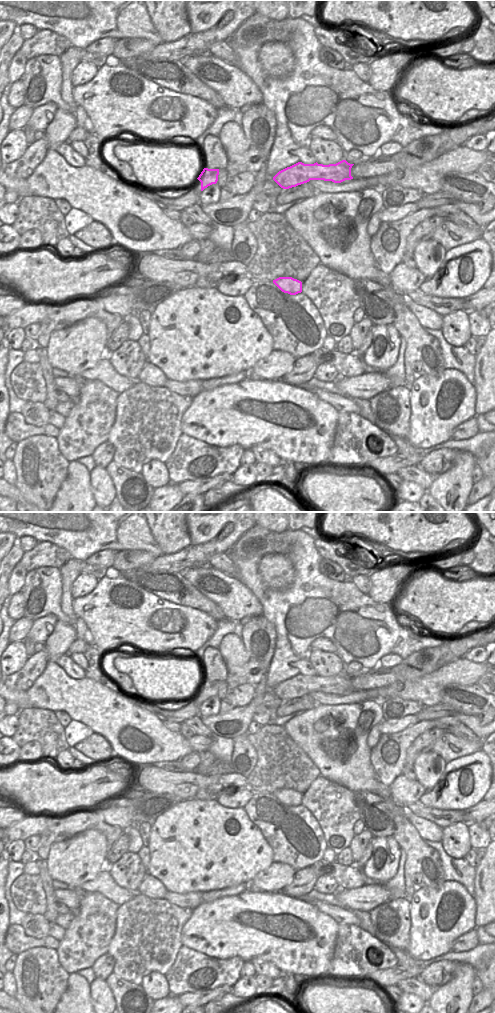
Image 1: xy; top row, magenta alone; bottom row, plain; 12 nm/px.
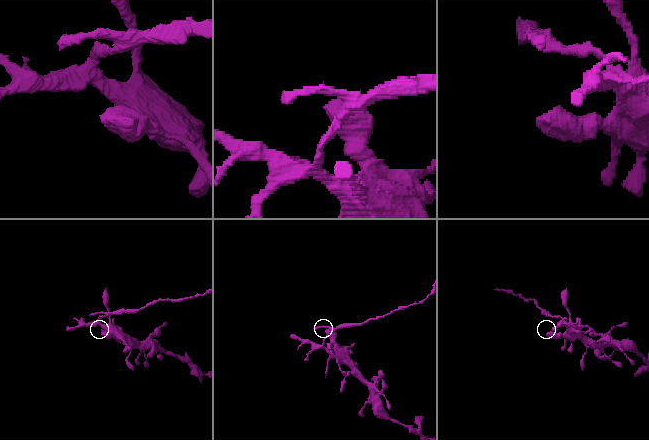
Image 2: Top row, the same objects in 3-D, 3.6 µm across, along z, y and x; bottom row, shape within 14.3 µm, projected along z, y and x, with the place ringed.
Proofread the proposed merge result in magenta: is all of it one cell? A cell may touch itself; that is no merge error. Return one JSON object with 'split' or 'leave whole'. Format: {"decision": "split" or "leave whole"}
{"decision": "split"}

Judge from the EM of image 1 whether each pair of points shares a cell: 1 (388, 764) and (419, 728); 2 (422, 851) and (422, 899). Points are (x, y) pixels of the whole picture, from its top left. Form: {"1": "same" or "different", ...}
{"1": "same", "2": "different"}

